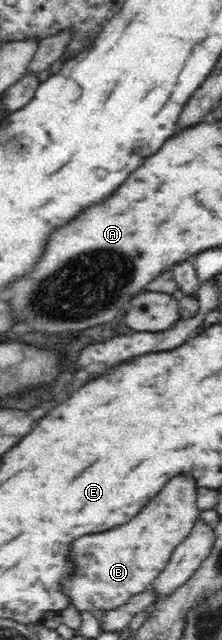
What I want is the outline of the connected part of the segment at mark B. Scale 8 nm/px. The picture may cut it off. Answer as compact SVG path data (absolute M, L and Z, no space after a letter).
M186 475L173 477L155 498L140 510L129 522L106 532L89 534L72 541L72 564L75 564L76 576L68 580L68 596L72 596L72 606L82 612L91 612L99 618L100 614L117 609L126 604L131 596L147 589L164 571L174 549L190 534L199 520L200 510L197 508L198 486L194 478Z

